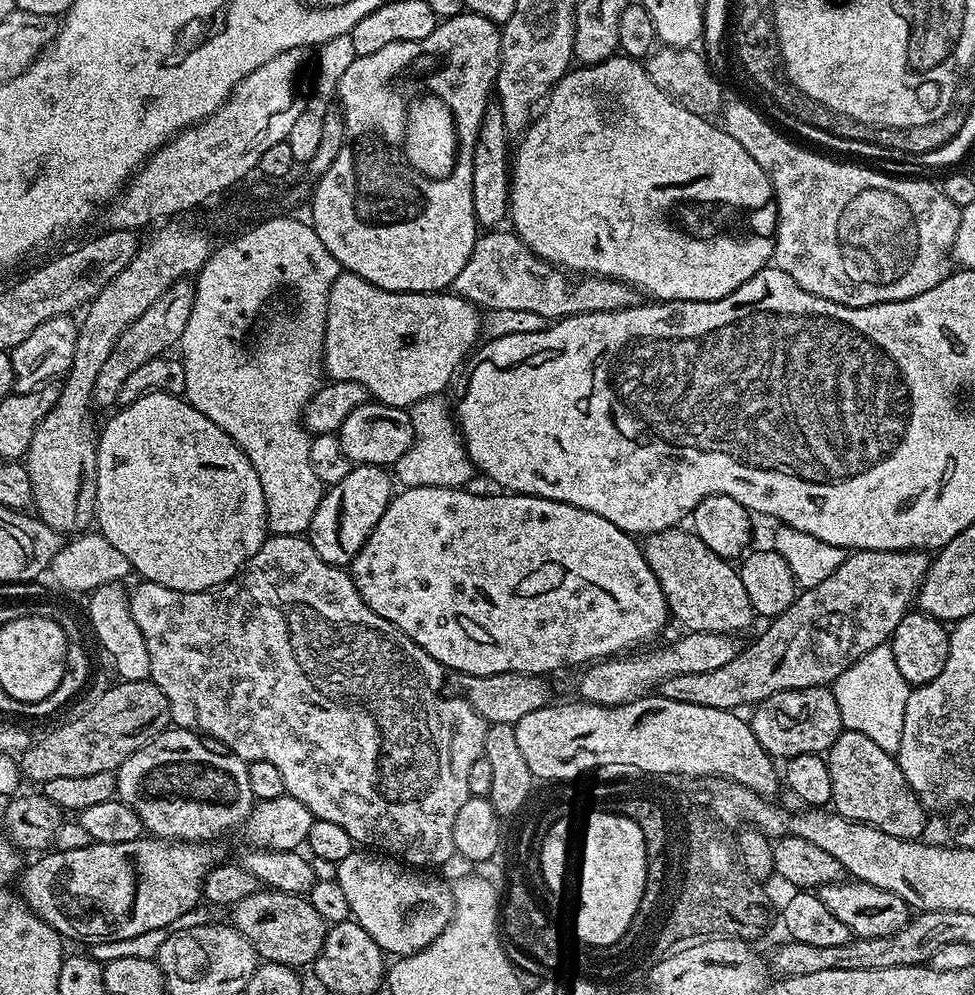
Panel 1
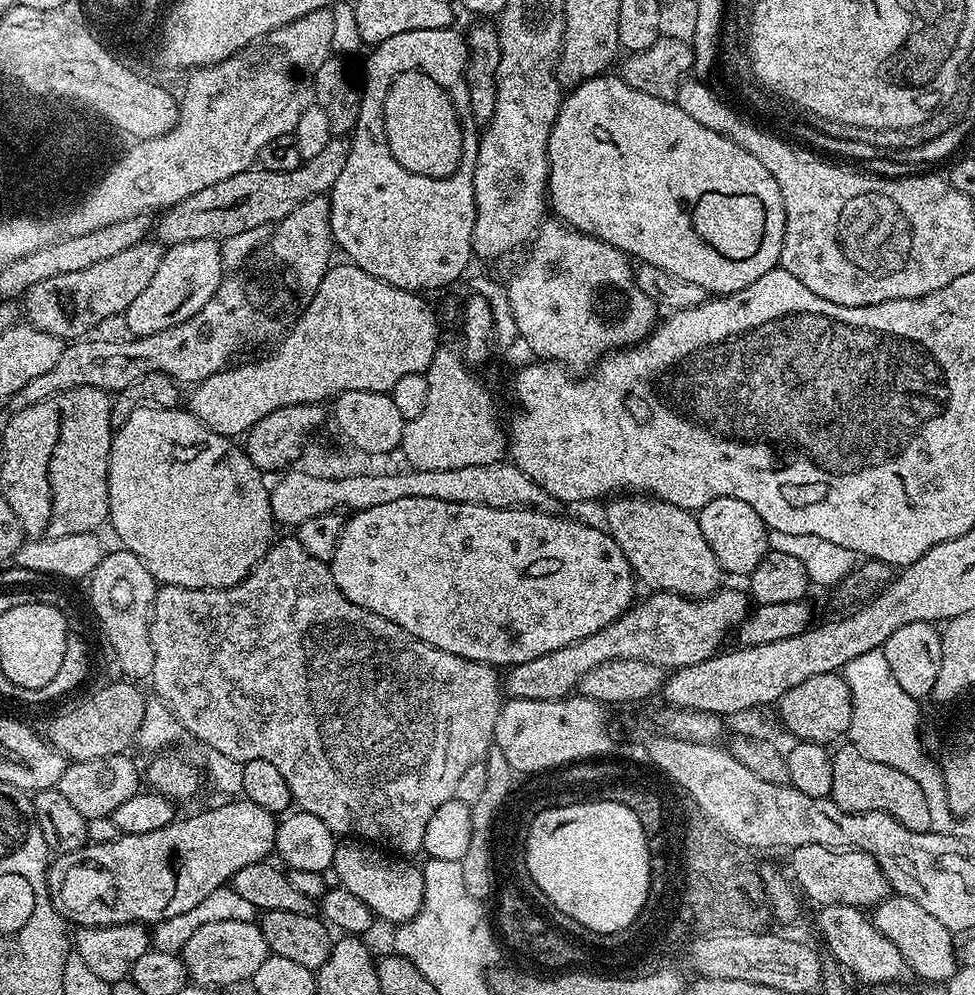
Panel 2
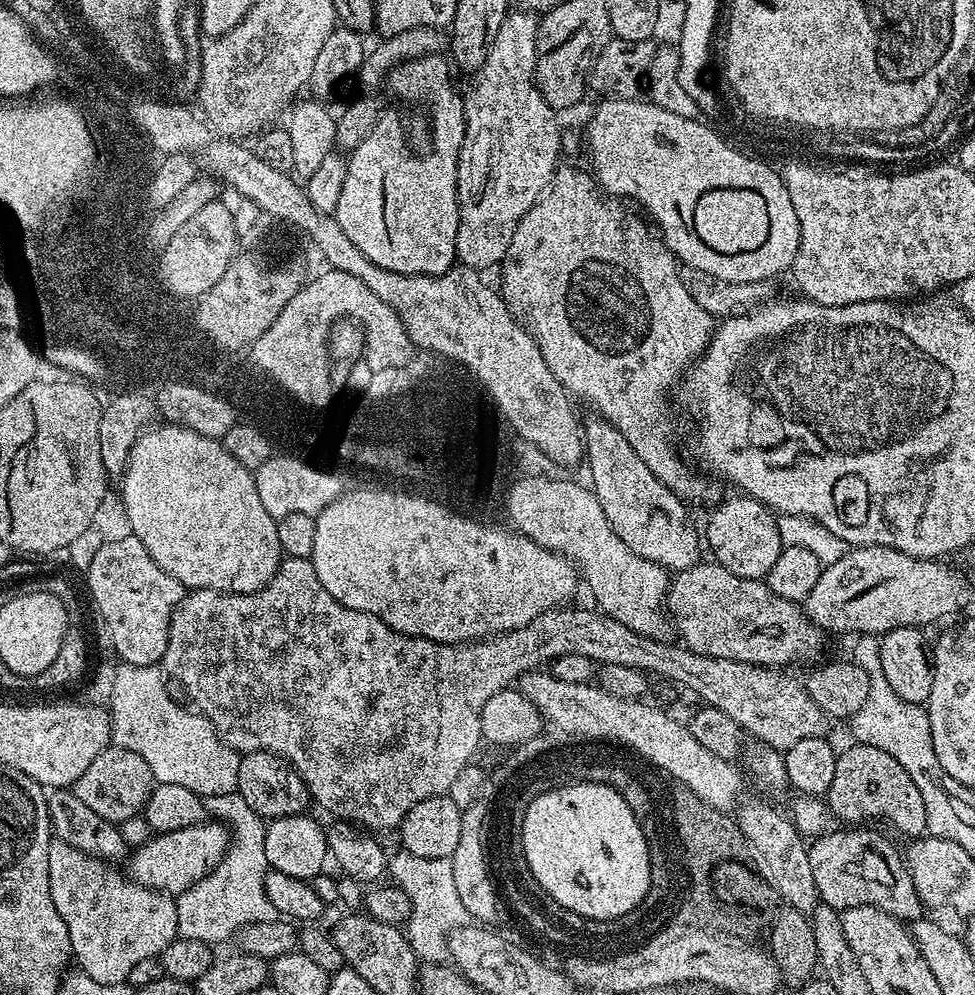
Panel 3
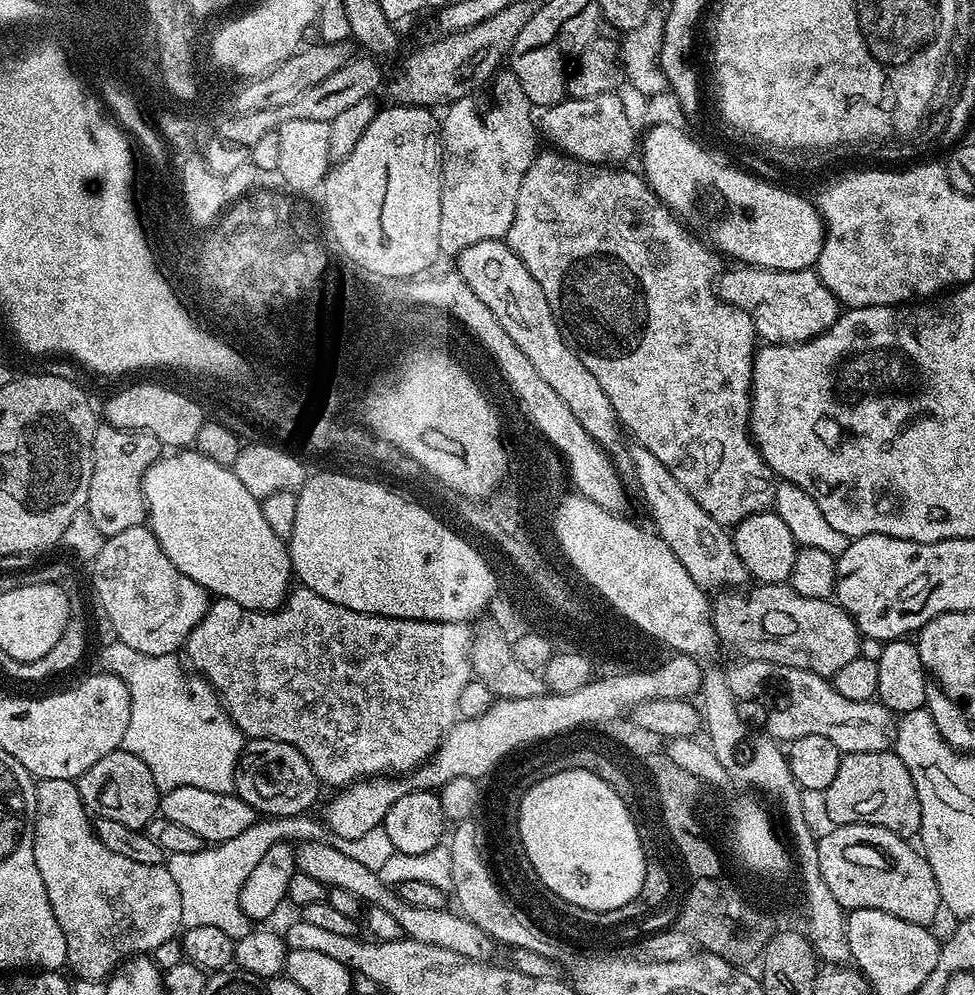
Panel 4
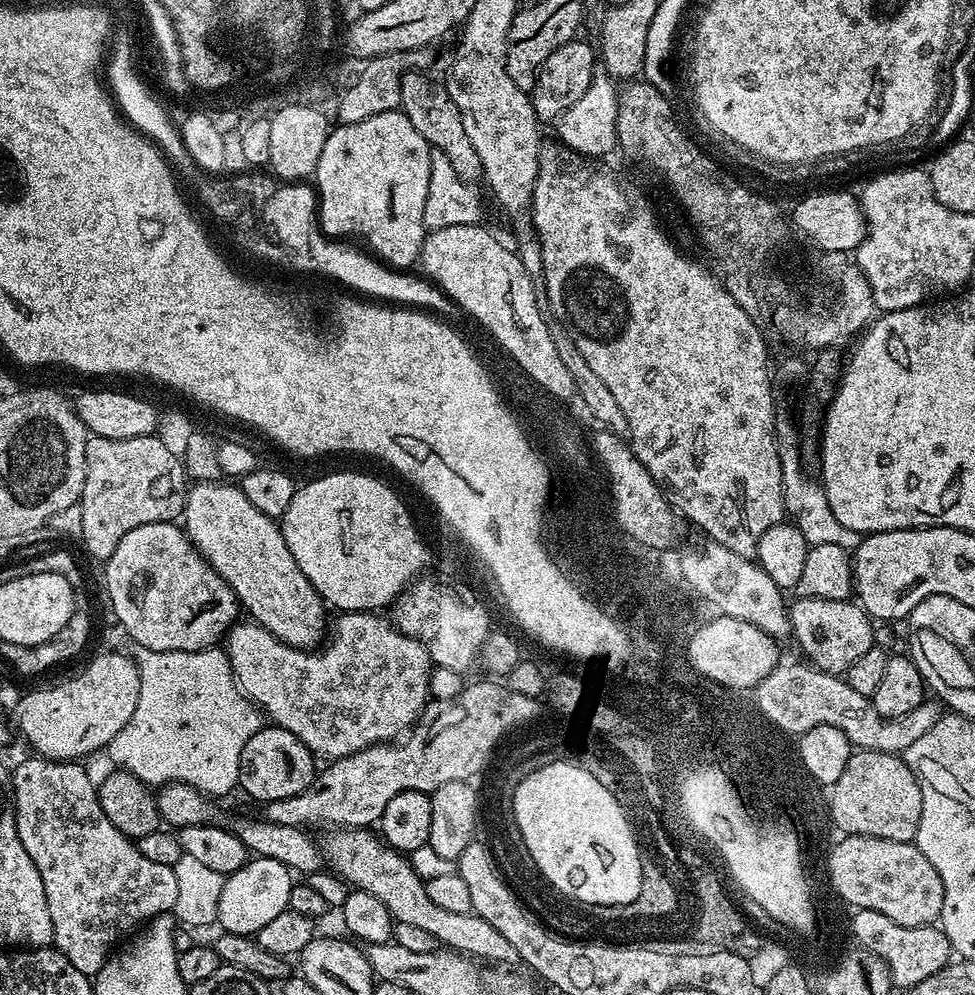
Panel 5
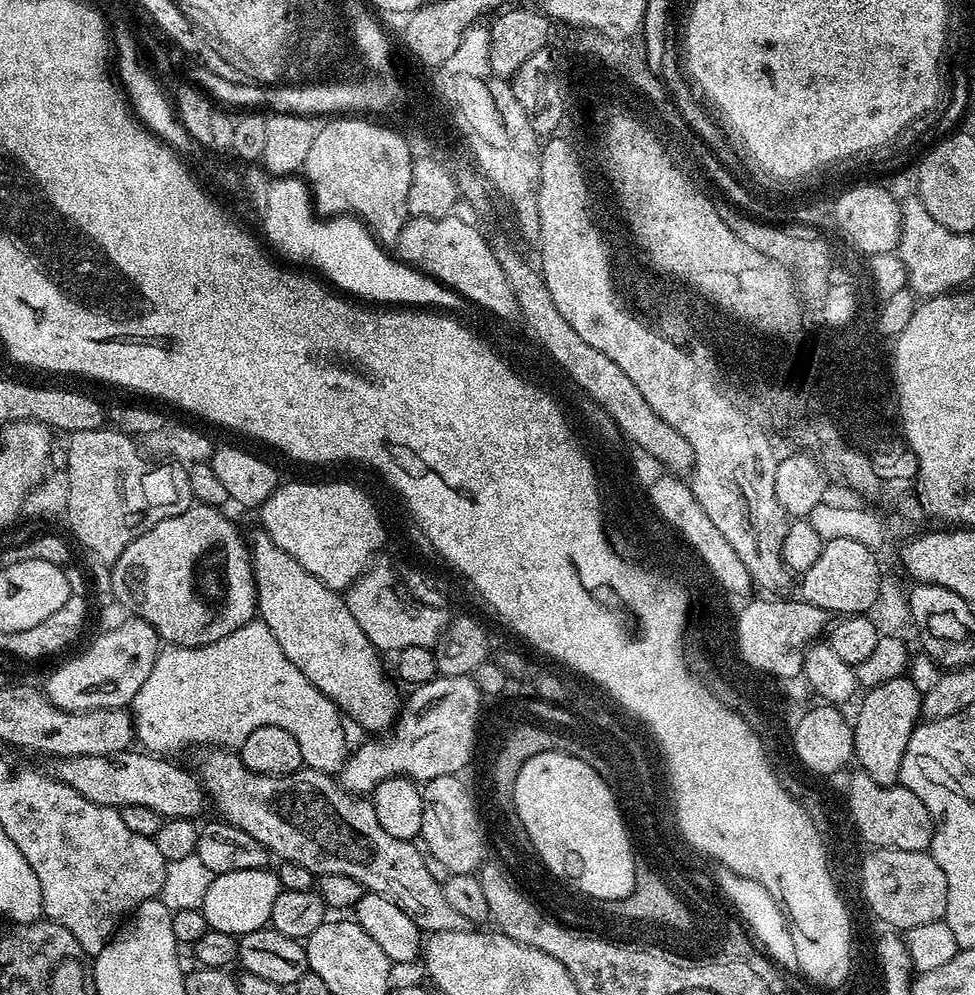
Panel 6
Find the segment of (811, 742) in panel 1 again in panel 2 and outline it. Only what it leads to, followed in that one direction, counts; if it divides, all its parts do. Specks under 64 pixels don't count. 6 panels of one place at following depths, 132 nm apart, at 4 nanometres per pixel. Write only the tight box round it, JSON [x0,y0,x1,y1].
[778,672,852,745]

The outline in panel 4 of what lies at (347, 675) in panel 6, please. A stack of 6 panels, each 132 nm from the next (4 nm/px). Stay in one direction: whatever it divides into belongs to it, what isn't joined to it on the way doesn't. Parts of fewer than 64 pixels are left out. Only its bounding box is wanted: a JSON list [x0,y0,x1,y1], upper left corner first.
[144,450,294,612]

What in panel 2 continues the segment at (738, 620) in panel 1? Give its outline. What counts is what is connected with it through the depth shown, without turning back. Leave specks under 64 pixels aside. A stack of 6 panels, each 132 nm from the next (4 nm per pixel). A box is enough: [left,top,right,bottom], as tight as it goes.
[603,494,721,598]

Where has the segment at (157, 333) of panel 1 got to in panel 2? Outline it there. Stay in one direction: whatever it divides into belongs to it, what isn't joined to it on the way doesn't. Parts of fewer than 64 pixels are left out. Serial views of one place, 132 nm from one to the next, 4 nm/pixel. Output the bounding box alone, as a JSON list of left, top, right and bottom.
[122,239,221,337]

